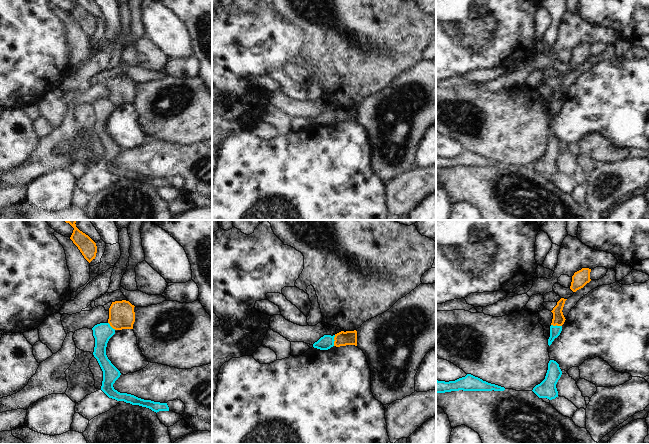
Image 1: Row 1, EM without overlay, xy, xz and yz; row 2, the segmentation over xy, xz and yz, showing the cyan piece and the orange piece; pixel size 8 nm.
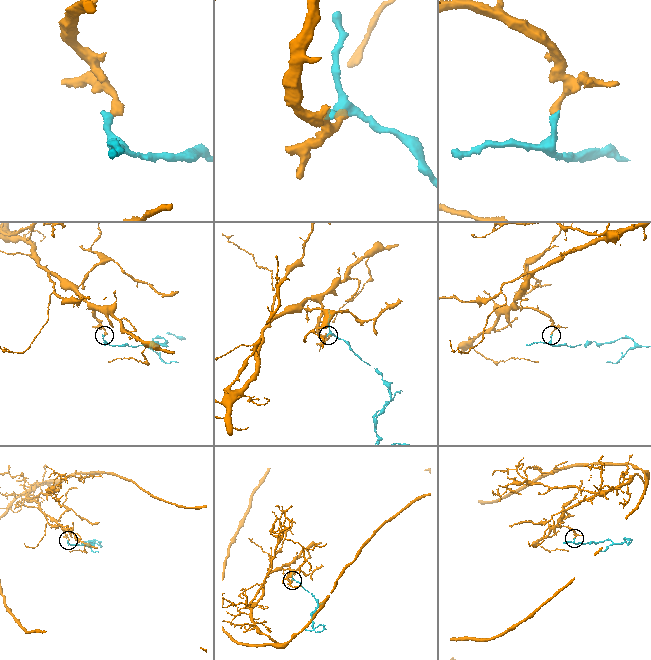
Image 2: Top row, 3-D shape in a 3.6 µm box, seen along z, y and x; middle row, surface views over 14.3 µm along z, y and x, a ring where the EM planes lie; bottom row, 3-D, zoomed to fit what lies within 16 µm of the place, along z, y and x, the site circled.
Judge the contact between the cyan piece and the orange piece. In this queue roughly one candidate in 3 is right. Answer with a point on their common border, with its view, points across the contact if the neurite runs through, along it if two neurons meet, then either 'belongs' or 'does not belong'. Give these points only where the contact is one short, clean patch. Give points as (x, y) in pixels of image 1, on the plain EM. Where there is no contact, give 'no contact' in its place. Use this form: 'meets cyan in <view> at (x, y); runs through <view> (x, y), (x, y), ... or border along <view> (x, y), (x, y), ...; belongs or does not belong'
meets cyan in xz at (334, 116); border along xz (335, 111), (333, 121); does not belong

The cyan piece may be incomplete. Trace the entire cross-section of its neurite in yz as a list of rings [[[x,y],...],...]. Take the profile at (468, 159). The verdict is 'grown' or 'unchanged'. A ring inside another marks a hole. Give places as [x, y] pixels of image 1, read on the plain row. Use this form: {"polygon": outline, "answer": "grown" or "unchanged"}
{"polygon": [[[467,150],[465,153],[459,154],[455,157],[438,157],[436,156],[436,169],[445,169],[451,167],[504,167],[505,164],[488,159],[482,155]]], "answer": "unchanged"}

